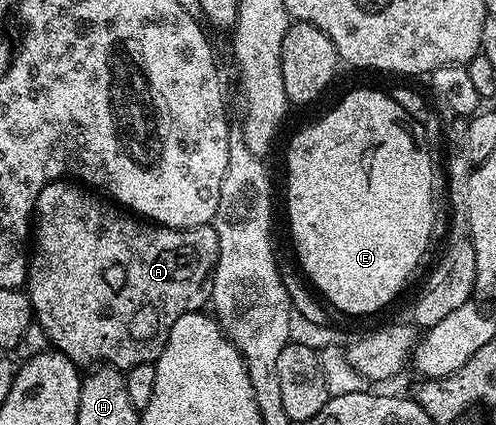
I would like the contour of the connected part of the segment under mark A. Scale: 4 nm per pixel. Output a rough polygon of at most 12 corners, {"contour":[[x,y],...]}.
{"contour":[[77,181],[33,207],[24,290],[78,368],[156,364],[206,306],[212,225]]}

